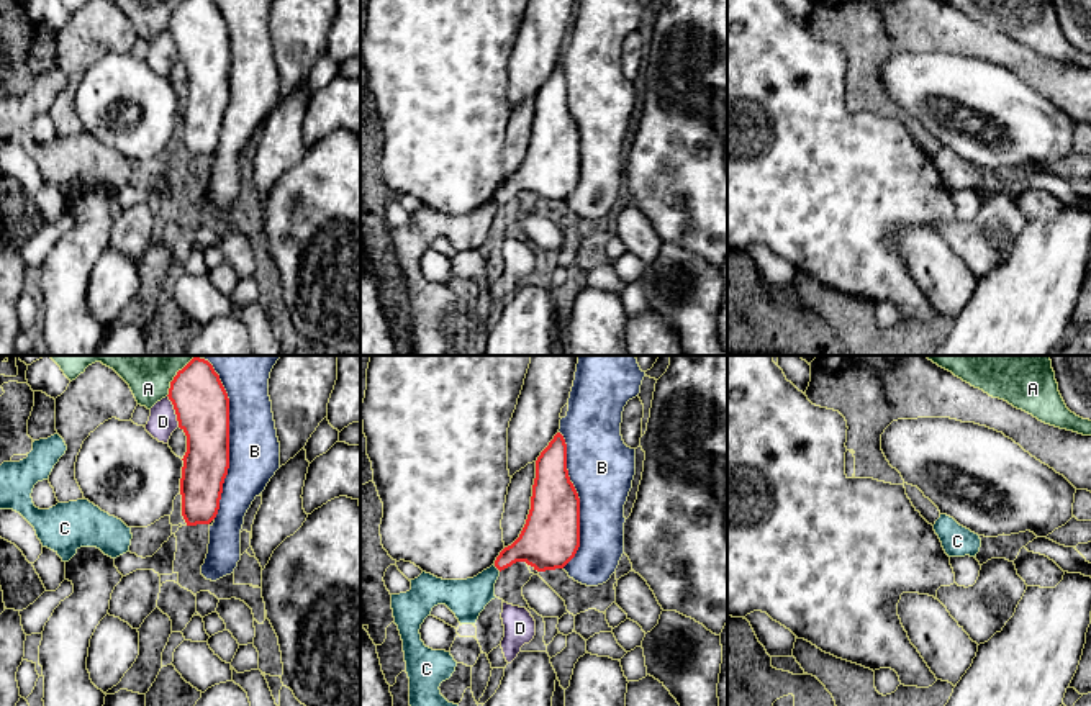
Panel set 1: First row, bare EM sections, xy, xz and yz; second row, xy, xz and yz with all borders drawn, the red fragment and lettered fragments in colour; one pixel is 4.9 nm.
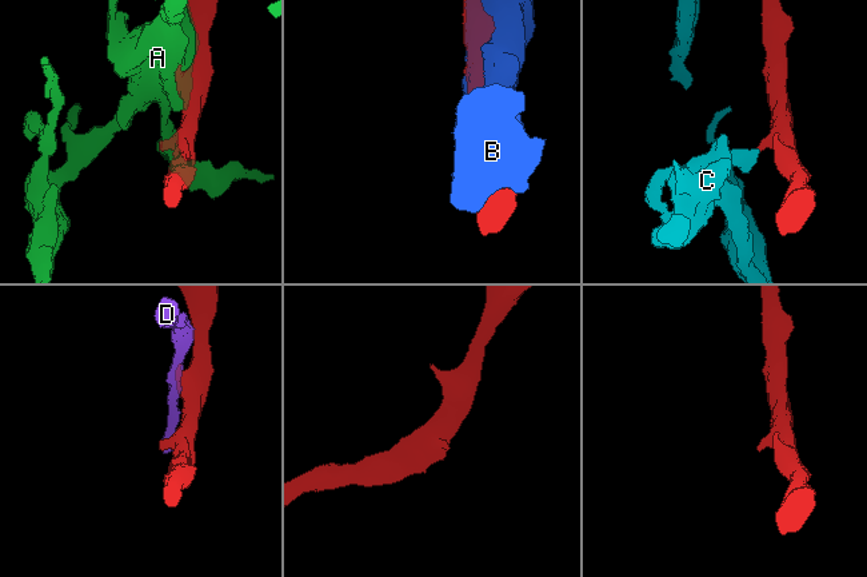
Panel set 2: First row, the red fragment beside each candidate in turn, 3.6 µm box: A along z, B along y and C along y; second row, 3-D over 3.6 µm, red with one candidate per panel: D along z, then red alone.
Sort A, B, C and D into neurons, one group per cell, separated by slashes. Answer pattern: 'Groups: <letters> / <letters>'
Groups: A / B / C / D

